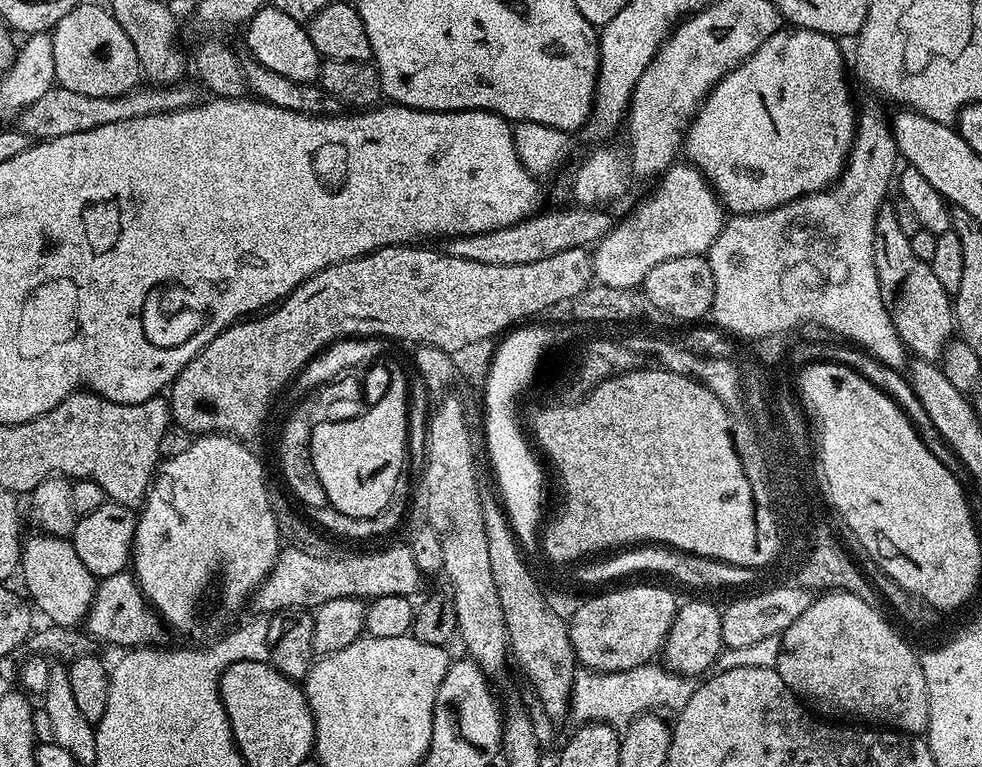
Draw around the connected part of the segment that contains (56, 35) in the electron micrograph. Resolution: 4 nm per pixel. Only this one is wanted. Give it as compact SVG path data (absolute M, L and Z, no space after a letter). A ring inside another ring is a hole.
M81 2L51 29L54 44L55 83L89 98L118 98L141 83L142 73L134 42L118 26L111 11L100 4Z

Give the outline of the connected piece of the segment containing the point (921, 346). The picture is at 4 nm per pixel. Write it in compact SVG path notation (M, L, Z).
M888 202L880 207L878 218L874 222L874 266L878 270L878 286L882 290L882 302L894 322L896 333L904 343L905 349L913 357L921 360L939 361L943 357L944 347L954 336L954 300L950 293L942 290L932 265L916 257L910 246L910 236L902 234L902 226L898 226L895 207Z

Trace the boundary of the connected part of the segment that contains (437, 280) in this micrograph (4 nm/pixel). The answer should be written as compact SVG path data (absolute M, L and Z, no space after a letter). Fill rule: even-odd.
M393 246L381 248L367 256L359 256L353 260L344 260L340 264L330 266L322 270L316 276L311 276L306 282L302 282L289 296L279 301L267 314L257 315L255 318L245 318L235 324L229 324L223 332L219 332L214 339L206 345L202 351L190 361L186 367L177 374L176 379L170 385L172 400L170 399L170 416L175 427L184 428L191 434L231 434L237 438L249 438L264 424L268 416L268 403L272 396L280 396L281 393L292 384L297 373L301 372L305 364L319 355L328 345L337 340L345 340L348 337L381 337L396 340L409 340L412 346L428 345L437 347L438 350L452 353L469 345L470 342L477 342L483 339L499 337L505 330L519 325L525 318L536 318L539 312L560 304L563 300L572 302L584 289L593 283L592 256L583 248L574 250L562 250L550 258L542 258L542 262L526 262L525 264L507 264L506 266L490 266L486 262L470 262L470 258L454 258L449 256L447 251L435 252L432 246Z

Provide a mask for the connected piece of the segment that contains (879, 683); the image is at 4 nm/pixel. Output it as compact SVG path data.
M825 591L813 599L806 614L802 614L794 626L784 631L780 642L780 659L776 661L776 673L801 701L807 702L817 713L825 712L828 715L825 717L849 716L852 719L849 721L879 726L884 730L909 734L927 733L928 691L917 649L912 649L884 621L880 611L879 607L871 608L852 593Z

